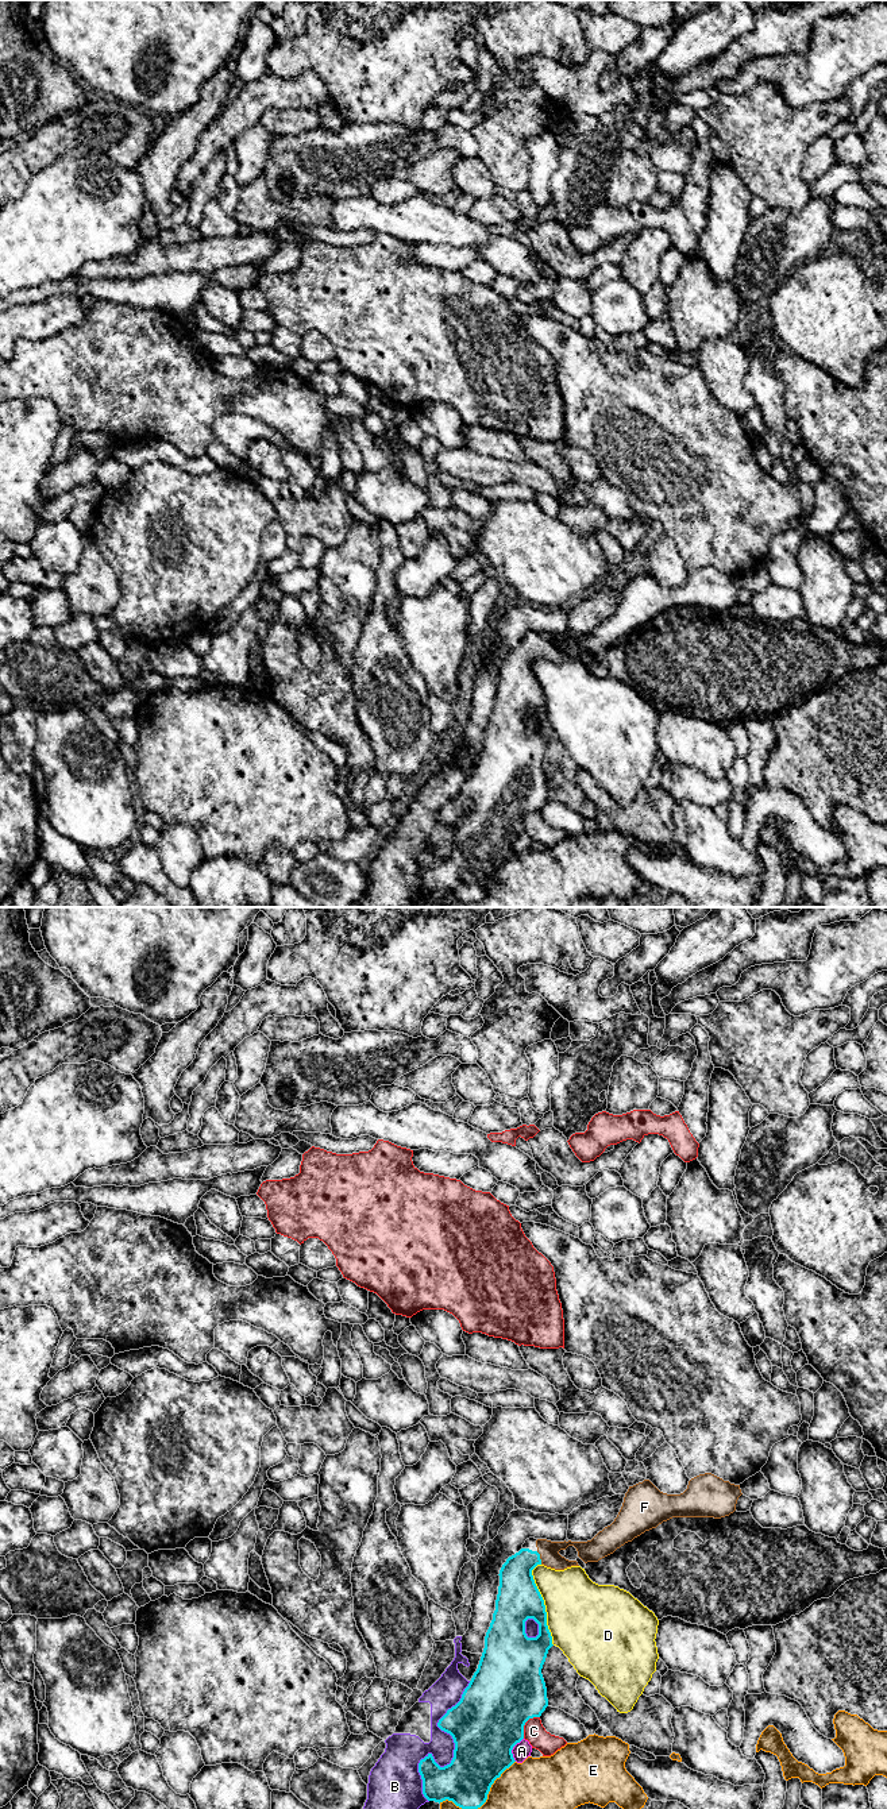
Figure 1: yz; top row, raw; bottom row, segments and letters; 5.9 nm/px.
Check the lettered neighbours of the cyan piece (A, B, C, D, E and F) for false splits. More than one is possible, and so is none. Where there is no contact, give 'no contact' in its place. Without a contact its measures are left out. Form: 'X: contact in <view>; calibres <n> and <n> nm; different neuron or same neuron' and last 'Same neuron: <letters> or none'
A: contact in yz; calibres 420 and 100 nm; different neuron
B: contact in yz; calibres 420 and 150 nm; different neuron
C: contact in yz; calibres 440 and 130 nm; different neuron
D: contact in yz; calibres 260 and 420 nm; different neuron
E: contact in yz; calibres 300 and 460 nm; different neuron
F: contact in yz; calibres 240 and 120 nm; same neuron
Same neuron: F

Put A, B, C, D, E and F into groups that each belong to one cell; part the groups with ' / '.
A / B / C / D / E / F

